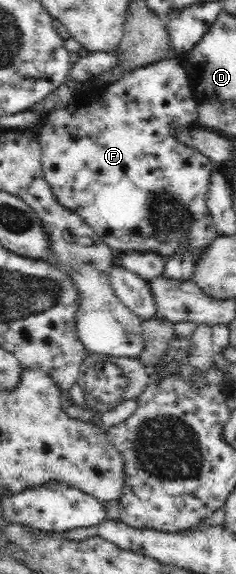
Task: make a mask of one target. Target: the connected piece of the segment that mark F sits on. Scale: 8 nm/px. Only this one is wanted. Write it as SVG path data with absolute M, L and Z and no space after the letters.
M175 54L173 58L126 71L117 81L108 85L100 85L80 92L69 102L67 107L53 109L45 115L39 125L38 140L42 149L42 170L44 178L52 189L53 195L59 203L67 209L79 214L87 225L93 228L93 232L105 242L117 255L125 251L152 251L162 255L165 259L171 255L183 255L183 251L194 253L197 260L203 251L218 237L215 225L211 222L211 214L207 210L207 187L213 173L213 163L199 150L187 146L179 141L175 133L177 127L196 126L198 105L193 98L193 89L190 86L190 78L183 67L181 56Z

